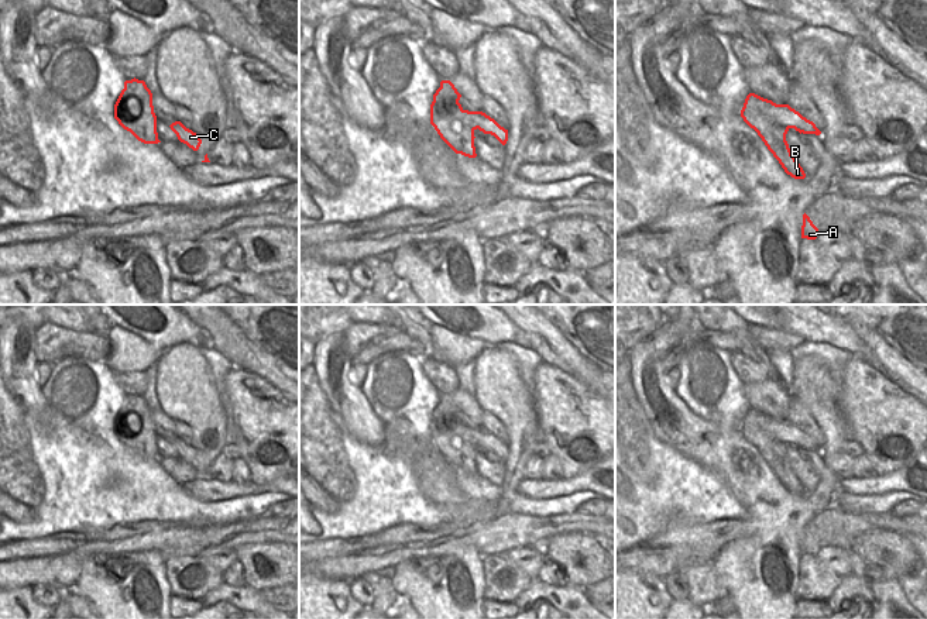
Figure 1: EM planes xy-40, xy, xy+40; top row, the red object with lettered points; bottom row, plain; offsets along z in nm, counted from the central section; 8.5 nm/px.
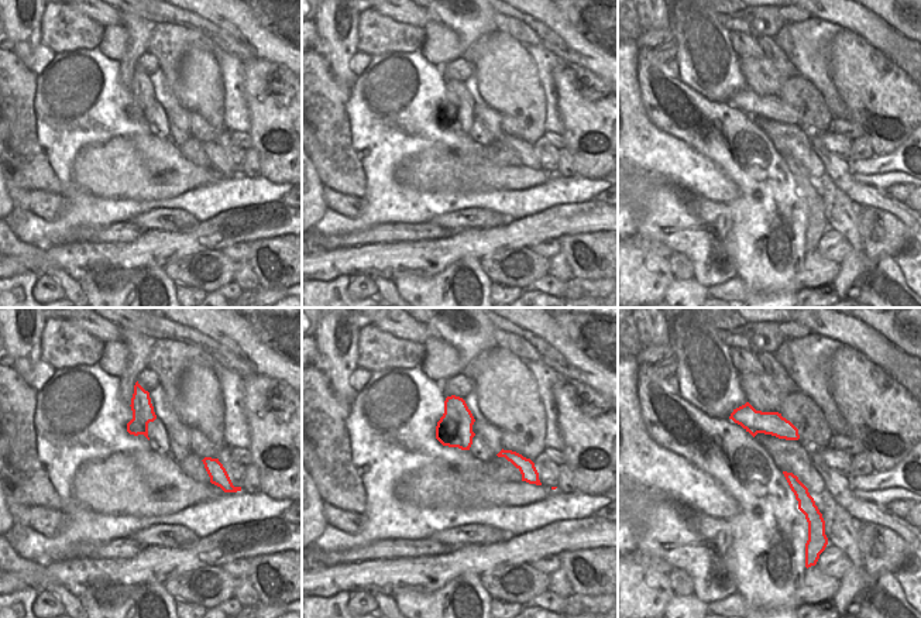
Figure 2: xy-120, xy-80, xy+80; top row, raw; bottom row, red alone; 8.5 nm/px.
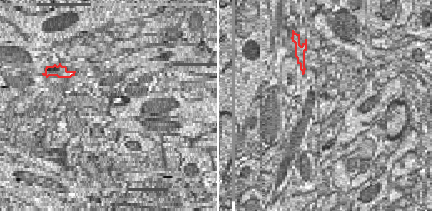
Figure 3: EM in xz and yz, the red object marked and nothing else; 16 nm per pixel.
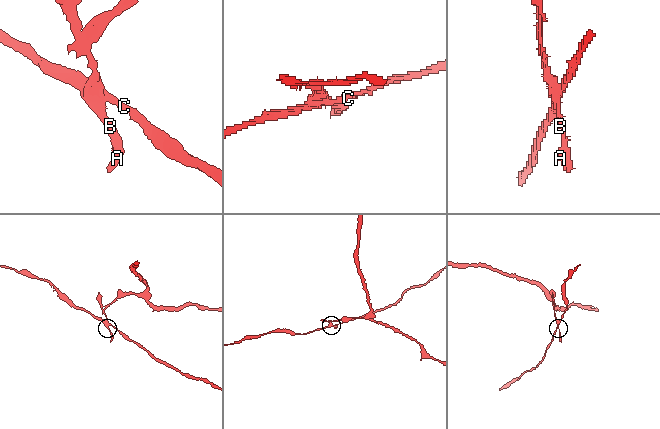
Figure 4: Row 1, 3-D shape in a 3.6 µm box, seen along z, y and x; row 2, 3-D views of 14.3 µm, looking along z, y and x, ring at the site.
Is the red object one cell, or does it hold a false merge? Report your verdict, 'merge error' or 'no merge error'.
merge error

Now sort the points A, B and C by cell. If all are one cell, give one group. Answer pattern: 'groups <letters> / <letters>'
groups A B / C

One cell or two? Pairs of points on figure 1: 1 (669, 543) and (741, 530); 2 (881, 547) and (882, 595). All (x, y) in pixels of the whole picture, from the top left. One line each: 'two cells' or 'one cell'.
1: one cell
2: two cells

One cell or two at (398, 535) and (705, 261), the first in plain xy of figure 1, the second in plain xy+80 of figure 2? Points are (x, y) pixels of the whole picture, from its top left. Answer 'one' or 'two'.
one

